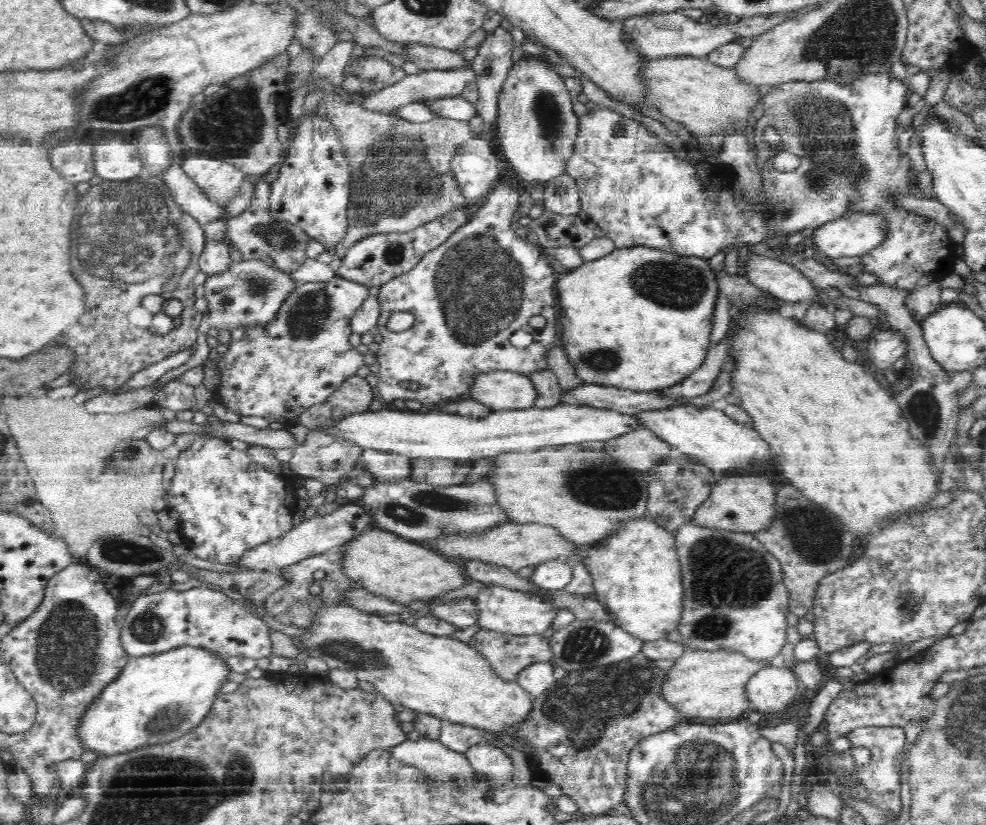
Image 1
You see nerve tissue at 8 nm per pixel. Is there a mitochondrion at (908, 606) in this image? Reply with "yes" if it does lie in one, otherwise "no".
yes

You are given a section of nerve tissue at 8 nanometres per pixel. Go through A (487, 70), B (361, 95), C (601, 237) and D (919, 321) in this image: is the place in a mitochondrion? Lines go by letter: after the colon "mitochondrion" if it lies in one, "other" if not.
A: other
B: other
C: other
D: other

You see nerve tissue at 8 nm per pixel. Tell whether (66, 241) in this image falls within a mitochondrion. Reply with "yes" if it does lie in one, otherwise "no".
yes

